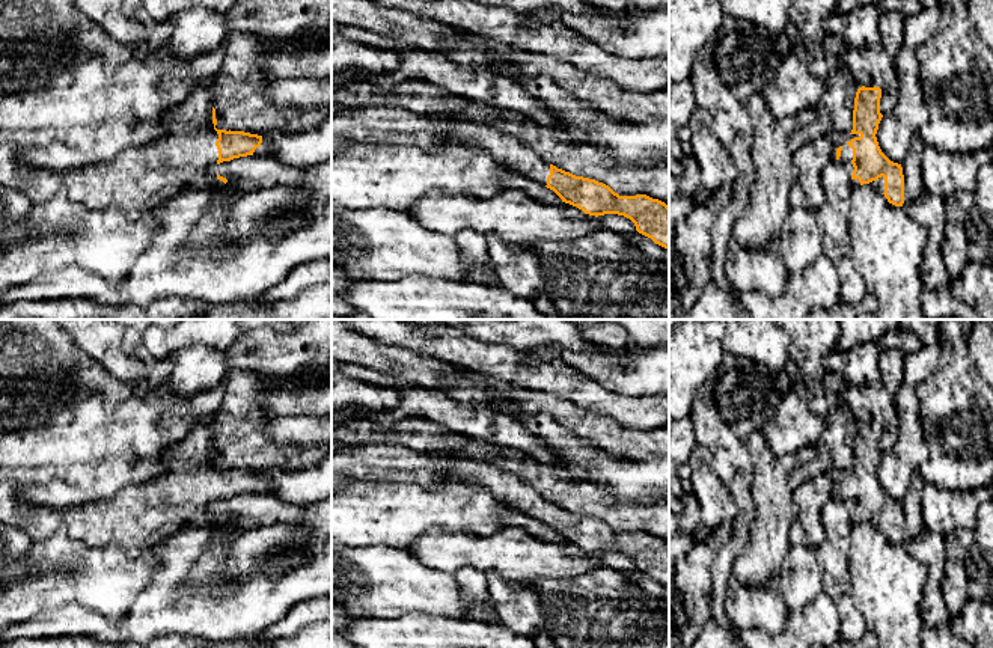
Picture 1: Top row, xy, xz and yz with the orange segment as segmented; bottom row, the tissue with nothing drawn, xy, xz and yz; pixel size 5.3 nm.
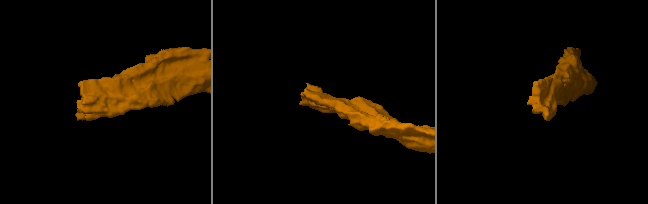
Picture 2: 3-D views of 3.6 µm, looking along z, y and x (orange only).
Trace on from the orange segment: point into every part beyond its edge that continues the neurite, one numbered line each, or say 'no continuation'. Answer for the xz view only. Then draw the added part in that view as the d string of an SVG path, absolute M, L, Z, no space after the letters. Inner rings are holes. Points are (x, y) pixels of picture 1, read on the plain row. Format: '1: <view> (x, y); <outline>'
1: xz (507, 487); M449 457L448 473L443 481L445 484L484 487L502 502L547 523L550 502L542 499L533 487L520 481L515 475L503 473L493 464Z

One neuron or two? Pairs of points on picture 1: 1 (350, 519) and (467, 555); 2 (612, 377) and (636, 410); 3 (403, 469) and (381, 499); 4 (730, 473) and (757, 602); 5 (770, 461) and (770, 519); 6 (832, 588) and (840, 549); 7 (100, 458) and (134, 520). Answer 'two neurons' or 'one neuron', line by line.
1: two neurons
2: two neurons
3: two neurons
4: two neurons
5: one neuron
6: one neuron
7: two neurons

